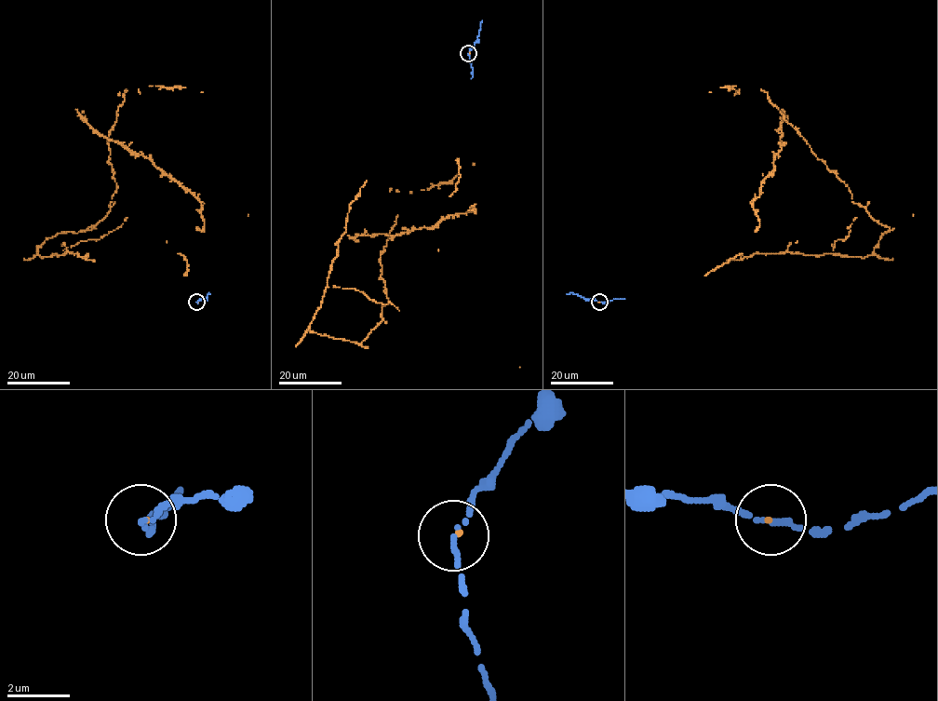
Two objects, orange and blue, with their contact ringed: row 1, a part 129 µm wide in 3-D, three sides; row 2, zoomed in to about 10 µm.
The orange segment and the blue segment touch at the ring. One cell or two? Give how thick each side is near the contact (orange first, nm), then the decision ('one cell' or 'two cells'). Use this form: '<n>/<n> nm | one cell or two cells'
90/150 nm | one cell

